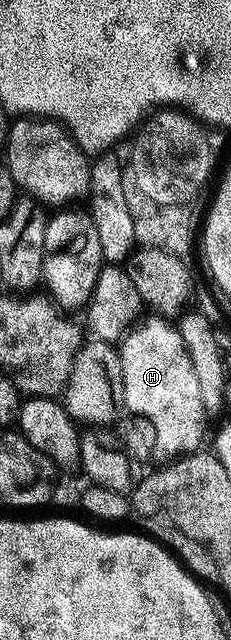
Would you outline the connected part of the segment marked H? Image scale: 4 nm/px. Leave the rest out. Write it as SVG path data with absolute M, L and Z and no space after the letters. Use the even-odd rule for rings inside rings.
M152 318L156 320L141 319L131 330L124 333L122 339L118 344L118 351L120 354L120 361L122 362L122 382L124 383L124 403L123 407L127 409L133 416L145 416L149 422L154 426L154 438L156 439L156 451L164 458L179 458L187 456L199 449L200 444L204 440L204 419L206 413L204 410L204 403L202 402L202 394L198 387L198 378L194 374L194 365L190 363L190 354L186 354L186 346L182 342L182 334L178 334L175 323L169 322L164 318Z

